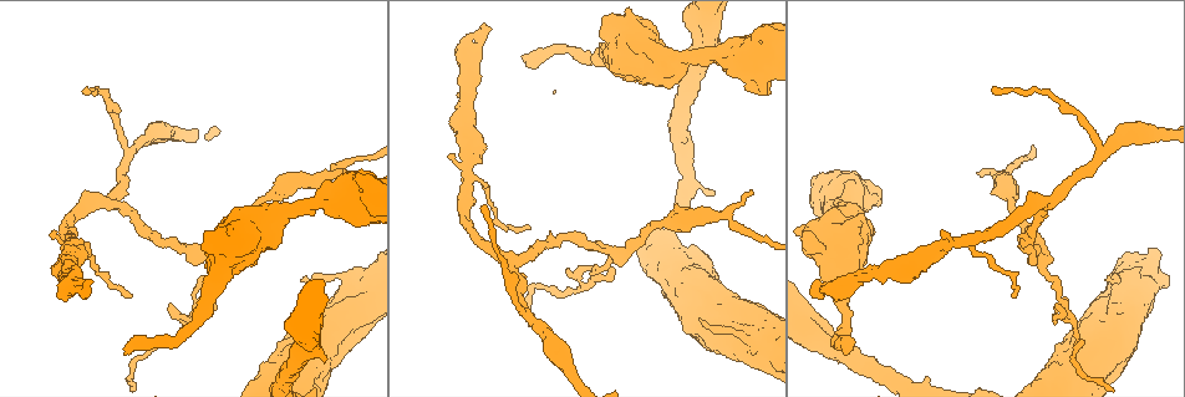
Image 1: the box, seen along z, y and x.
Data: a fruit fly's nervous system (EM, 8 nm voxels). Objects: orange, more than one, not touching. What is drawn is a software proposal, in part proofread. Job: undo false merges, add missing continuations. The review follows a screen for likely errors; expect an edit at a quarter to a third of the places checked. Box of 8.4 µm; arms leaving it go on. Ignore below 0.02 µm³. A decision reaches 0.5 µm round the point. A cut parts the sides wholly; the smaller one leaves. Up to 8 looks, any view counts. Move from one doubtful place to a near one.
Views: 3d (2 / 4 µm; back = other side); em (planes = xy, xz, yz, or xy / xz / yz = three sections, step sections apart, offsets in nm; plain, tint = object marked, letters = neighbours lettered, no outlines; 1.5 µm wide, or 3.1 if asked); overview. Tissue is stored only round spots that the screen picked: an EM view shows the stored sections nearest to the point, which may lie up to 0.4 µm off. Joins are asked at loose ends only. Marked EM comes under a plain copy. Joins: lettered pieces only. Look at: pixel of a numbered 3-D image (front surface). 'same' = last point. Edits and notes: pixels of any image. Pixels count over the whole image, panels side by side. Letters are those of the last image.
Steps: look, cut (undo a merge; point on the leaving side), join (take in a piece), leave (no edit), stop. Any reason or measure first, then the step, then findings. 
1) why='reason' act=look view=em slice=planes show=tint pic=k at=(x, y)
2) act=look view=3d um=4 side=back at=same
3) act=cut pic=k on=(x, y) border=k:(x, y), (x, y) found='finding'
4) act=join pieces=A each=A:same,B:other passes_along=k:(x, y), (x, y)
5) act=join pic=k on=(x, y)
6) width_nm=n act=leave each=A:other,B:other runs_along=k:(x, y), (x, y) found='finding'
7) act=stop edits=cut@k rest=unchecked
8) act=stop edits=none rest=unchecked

why='long arm stops here' act=look view=3d um=2 pic=1 at=(125, 351)

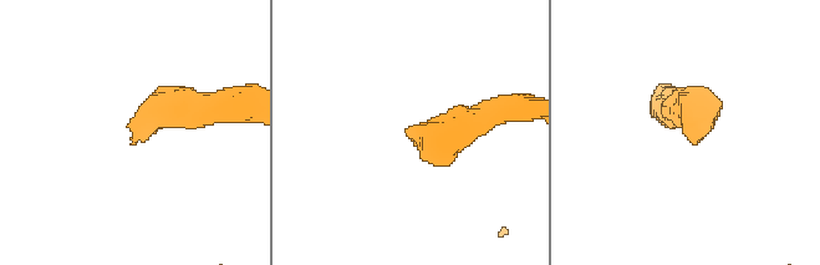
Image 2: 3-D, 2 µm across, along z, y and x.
act=look view=em slice=yz step=8 show=letters pic=2 at=(132, 138)

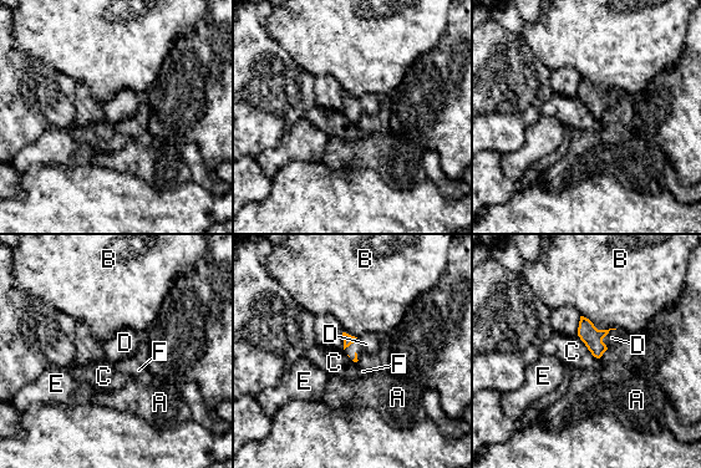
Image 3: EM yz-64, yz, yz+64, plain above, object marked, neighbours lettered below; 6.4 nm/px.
act=look view=em slice=planes show=letters at=same

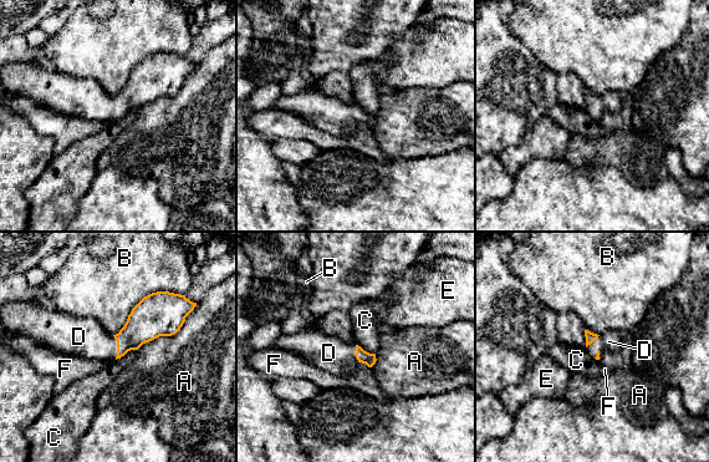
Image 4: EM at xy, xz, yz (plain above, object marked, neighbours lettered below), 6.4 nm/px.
act=join pieces=D each=A:other,B:other,C:other,D:same,E:other,F:other found='the cell continues'

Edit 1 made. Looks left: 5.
act=look view=overview

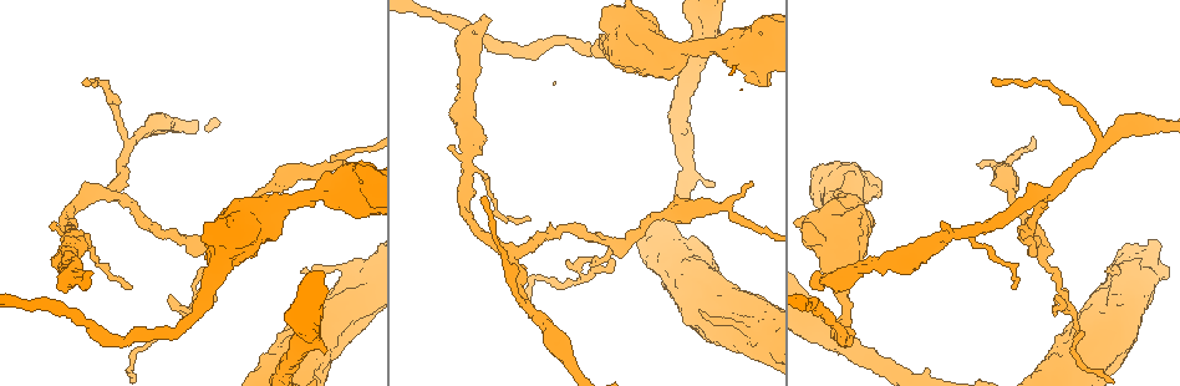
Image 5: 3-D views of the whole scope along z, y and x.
why='free end' act=look view=3d um=4 pic=5 at=(486, 19)

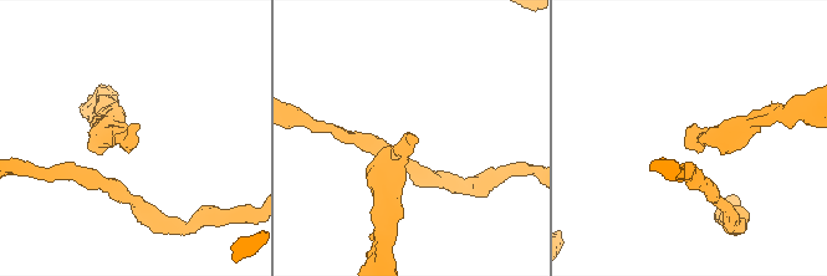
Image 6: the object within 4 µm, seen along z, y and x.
why='now the EM' act=look view=em slice=xy step=8 show=letters pic=6 at=(695, 125)

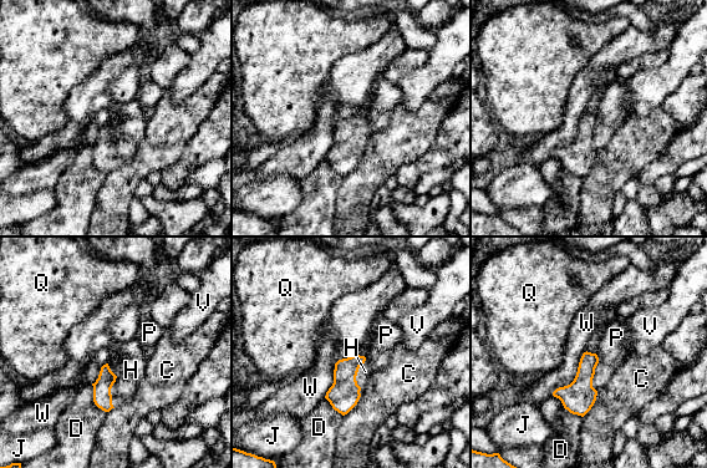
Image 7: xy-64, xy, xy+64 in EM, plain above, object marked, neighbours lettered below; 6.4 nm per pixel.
act=join pieces=H each=C:other,D:other,H:same,J:other,P:other,Q:other,V:other,W:other passes_along=7:(344, 395), (356, 374), (365, 371) found='the cell continues'

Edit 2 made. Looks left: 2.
act=stop edits=join@4,join@7 rest=unchecked

